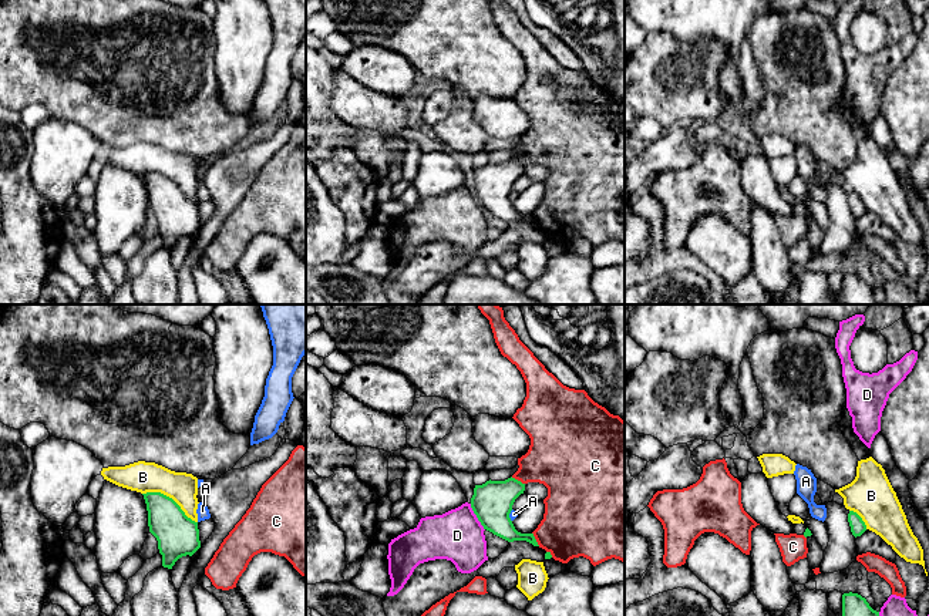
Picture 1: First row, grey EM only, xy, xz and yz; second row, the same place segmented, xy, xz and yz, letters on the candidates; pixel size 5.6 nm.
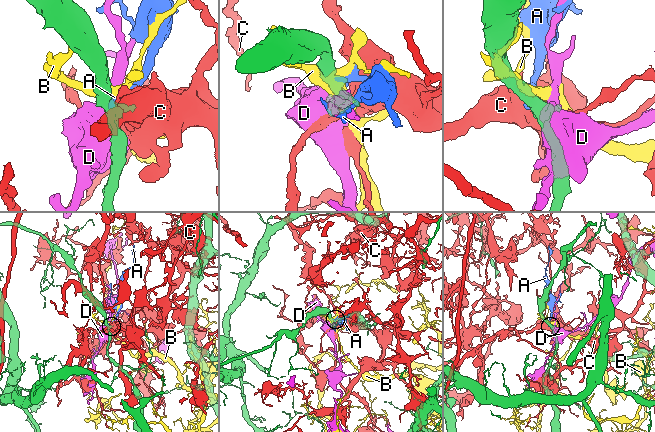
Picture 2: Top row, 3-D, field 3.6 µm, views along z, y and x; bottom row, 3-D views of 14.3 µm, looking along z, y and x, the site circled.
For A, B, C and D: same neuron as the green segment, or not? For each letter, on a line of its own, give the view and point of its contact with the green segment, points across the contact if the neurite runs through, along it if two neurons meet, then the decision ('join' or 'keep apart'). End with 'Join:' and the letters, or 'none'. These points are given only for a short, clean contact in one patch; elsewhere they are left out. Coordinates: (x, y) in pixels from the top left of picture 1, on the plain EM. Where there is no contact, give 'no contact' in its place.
A: contact xz (508, 197); keep apart
B: contact xy (171, 179); keep apart
C: contact xz (517, 161); keep apart
D: contact xz (477, 198); keep apart
Join: none

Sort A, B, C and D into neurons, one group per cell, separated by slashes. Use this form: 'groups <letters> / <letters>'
groups A / B / C / D

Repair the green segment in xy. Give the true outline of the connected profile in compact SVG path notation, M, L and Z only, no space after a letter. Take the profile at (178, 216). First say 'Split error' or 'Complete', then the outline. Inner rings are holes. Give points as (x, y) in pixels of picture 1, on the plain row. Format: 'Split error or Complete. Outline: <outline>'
Complete. Outline: M161 174L142 176L149 213L158 222L162 248L172 250L179 239L192 238L201 229L198 203L188 199L172 179Z

